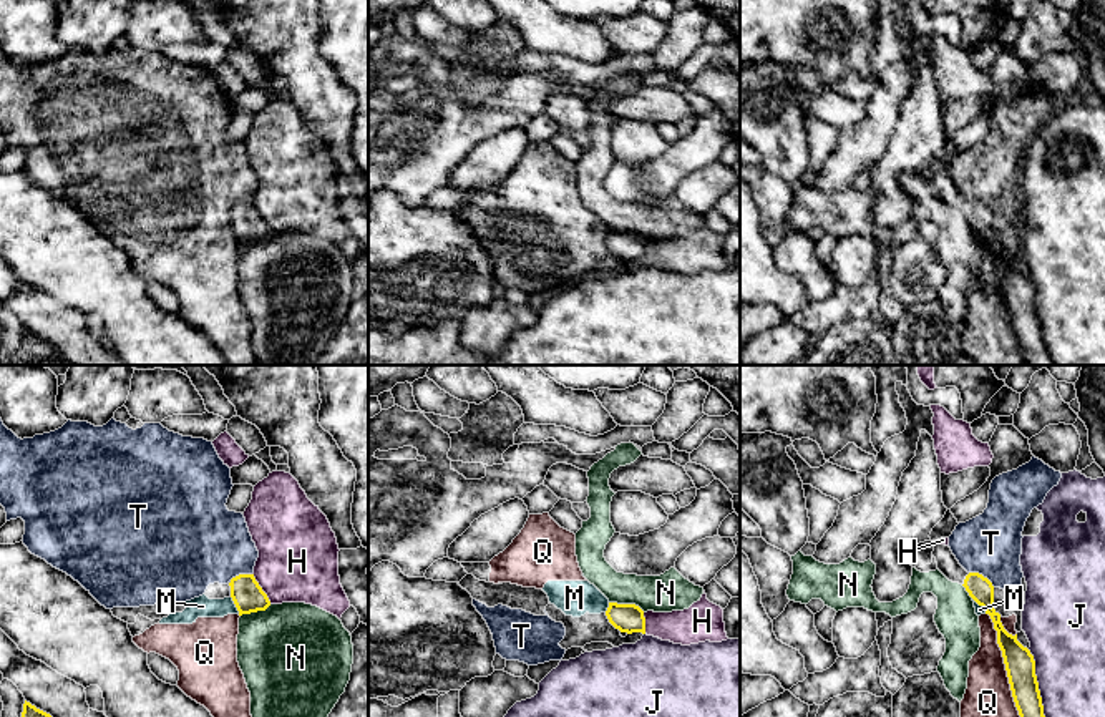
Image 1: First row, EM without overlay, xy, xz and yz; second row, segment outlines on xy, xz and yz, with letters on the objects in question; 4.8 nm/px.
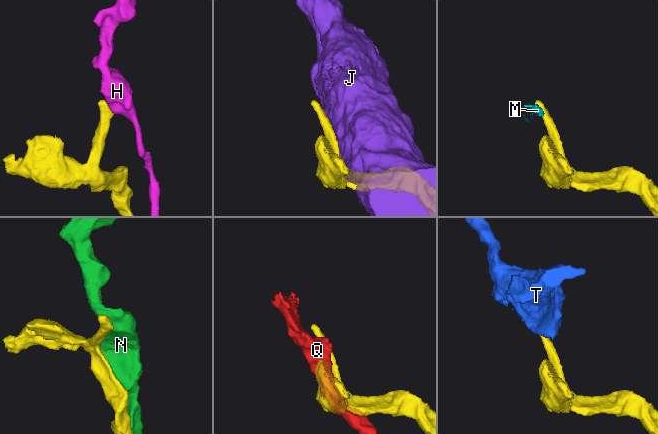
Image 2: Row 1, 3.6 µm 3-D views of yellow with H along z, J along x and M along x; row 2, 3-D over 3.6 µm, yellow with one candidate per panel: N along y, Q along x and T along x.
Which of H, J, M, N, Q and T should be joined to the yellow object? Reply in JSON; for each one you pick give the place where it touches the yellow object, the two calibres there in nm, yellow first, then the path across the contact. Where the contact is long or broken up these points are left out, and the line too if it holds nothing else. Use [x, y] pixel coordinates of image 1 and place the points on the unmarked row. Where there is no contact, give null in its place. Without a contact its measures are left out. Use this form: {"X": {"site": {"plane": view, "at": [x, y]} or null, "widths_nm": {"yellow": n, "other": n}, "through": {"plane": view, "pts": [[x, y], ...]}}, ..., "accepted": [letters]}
{"accepted": []}

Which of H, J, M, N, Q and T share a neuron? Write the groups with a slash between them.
H / J / M Q T / N

